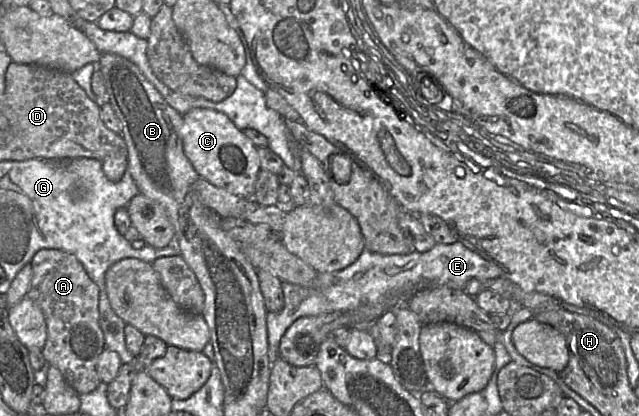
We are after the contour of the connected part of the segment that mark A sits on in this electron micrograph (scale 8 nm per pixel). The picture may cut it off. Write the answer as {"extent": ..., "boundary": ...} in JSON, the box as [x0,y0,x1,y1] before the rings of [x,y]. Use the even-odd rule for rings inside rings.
{"extent":[27,249,106,394],"boundary":[[[42,249],[33,257],[32,279],[27,293],[42,311],[47,326],[47,339],[41,349],[47,364],[57,368],[66,382],[79,394],[87,394],[97,388],[100,378],[96,371],[98,358],[106,348],[104,335],[99,325],[99,289],[86,273],[77,258],[58,249]]]}

